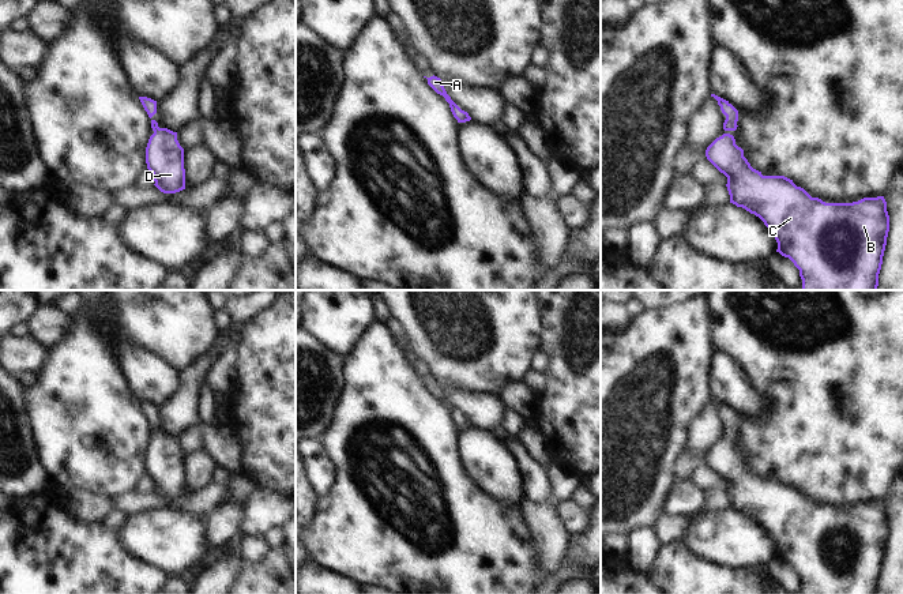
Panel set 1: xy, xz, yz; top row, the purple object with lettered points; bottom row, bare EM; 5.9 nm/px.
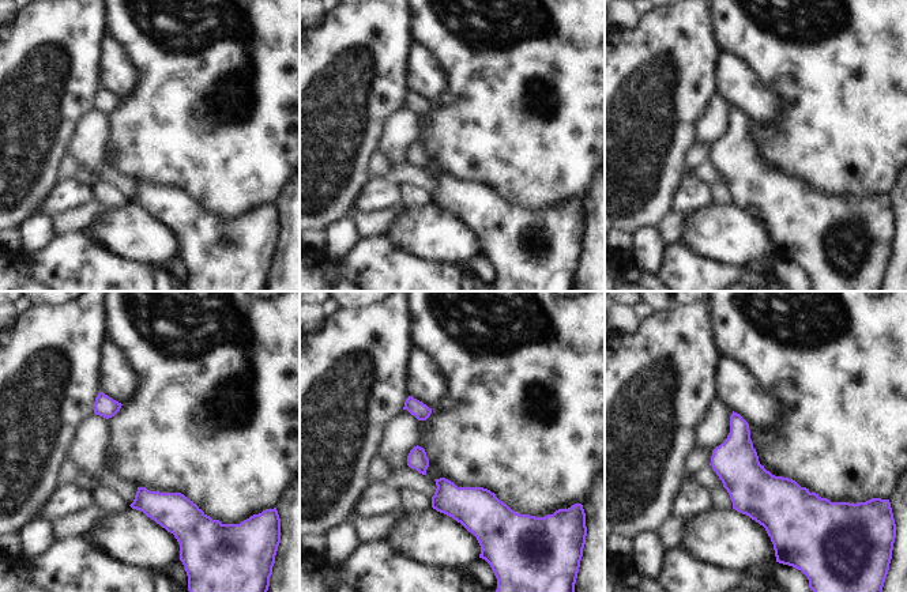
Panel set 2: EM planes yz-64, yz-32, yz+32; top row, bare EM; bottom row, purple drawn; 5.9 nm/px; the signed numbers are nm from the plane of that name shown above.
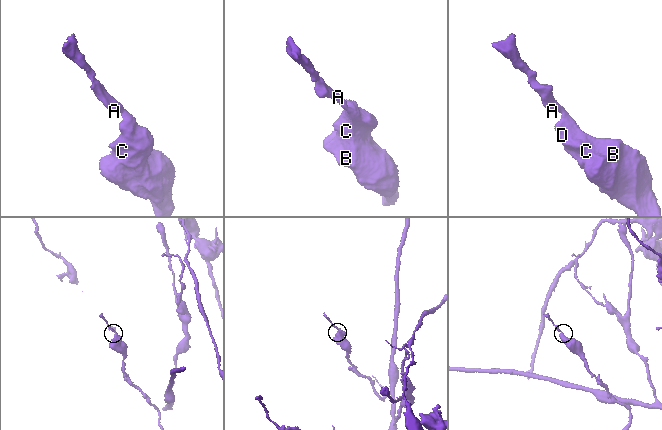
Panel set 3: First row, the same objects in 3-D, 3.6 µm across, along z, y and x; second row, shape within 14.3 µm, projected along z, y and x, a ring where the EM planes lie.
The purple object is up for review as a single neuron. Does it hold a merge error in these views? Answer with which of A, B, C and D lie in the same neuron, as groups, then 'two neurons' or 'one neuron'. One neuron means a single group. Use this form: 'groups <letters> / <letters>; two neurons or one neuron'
groups A B C D; one neuron

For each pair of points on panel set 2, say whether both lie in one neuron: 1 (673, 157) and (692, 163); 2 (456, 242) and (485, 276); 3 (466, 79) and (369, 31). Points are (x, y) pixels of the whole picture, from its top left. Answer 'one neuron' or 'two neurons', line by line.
1: two neurons
2: two neurons
3: two neurons

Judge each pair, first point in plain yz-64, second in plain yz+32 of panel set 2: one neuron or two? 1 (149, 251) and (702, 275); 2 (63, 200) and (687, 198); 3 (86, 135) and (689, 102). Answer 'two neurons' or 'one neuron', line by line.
1: two neurons
2: one neuron
3: two neurons

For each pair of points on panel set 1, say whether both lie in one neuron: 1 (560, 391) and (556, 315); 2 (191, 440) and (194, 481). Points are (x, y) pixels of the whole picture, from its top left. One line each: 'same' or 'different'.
1: same
2: different

